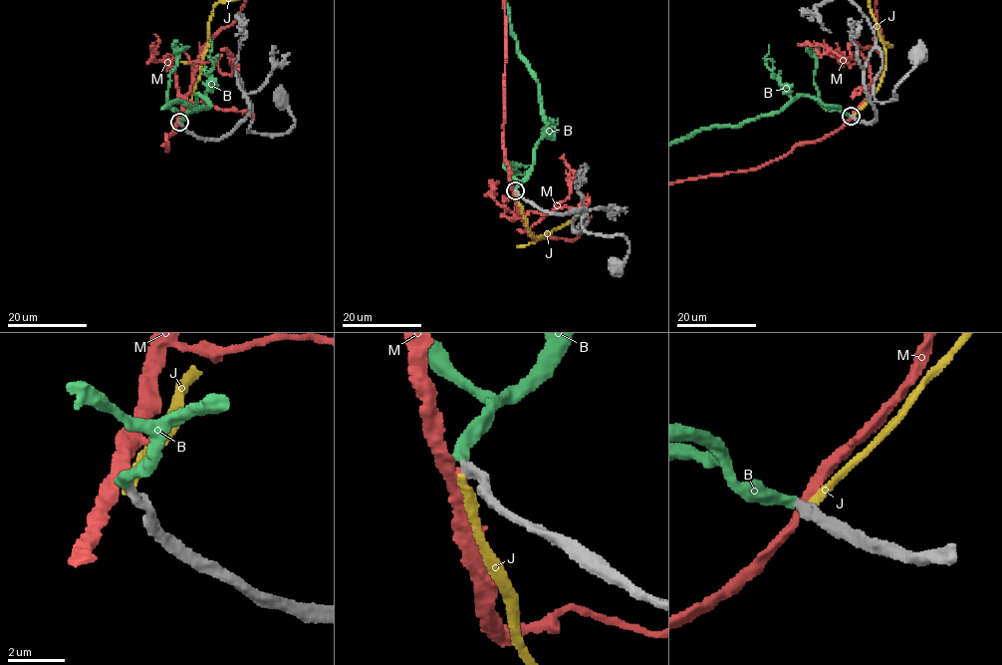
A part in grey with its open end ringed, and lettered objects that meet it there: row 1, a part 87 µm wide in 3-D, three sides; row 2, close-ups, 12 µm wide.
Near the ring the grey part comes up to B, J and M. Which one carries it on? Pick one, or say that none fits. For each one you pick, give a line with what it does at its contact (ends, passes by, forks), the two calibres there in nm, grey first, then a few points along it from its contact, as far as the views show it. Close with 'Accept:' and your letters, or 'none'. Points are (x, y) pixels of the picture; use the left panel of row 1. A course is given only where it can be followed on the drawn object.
B: it ends | 340/400 nm
Accept: B

